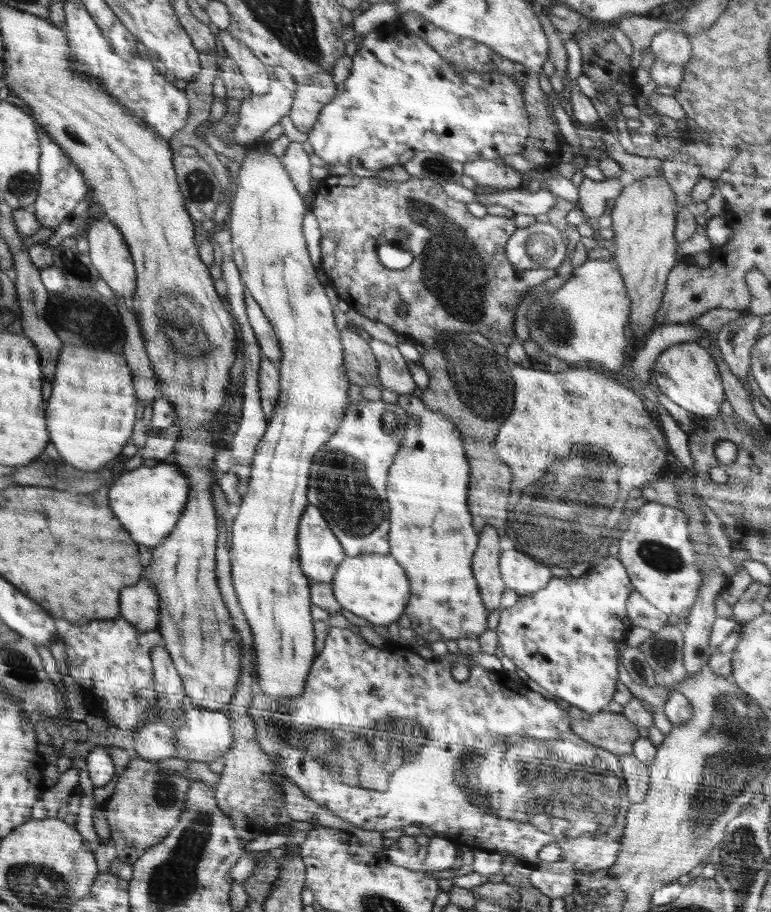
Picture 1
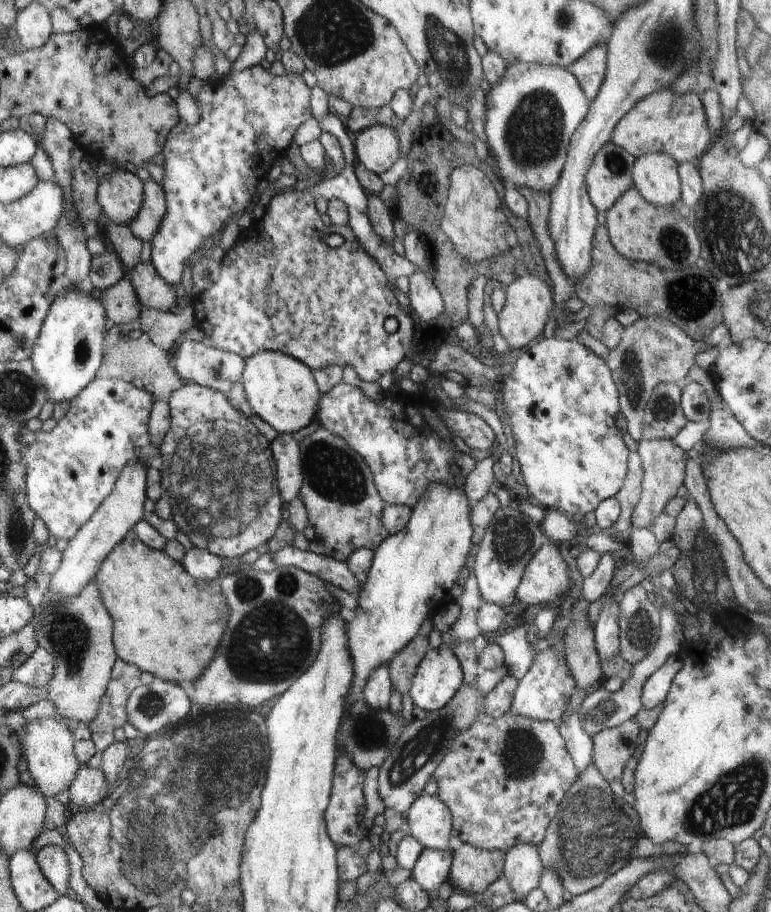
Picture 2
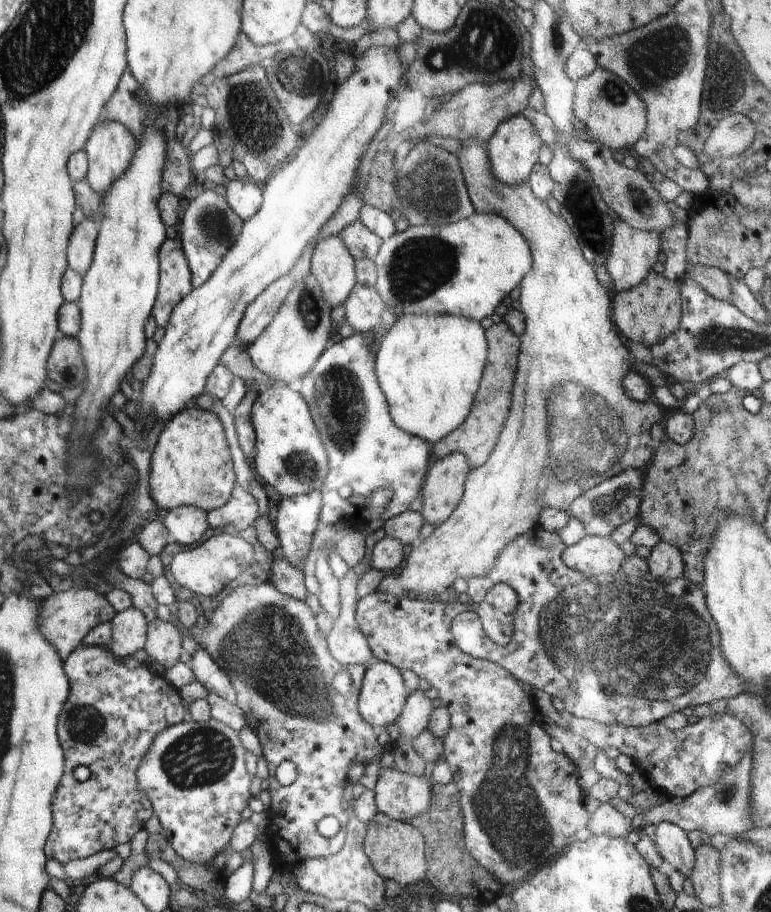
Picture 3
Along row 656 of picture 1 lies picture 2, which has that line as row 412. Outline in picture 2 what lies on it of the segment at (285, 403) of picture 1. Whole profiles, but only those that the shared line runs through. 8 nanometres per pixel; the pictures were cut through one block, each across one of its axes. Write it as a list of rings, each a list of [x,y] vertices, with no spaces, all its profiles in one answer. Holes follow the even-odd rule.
[[[259,350],[245,359],[240,378],[250,408],[279,434],[294,434],[307,427],[316,417],[321,397],[313,370],[280,351]]]

